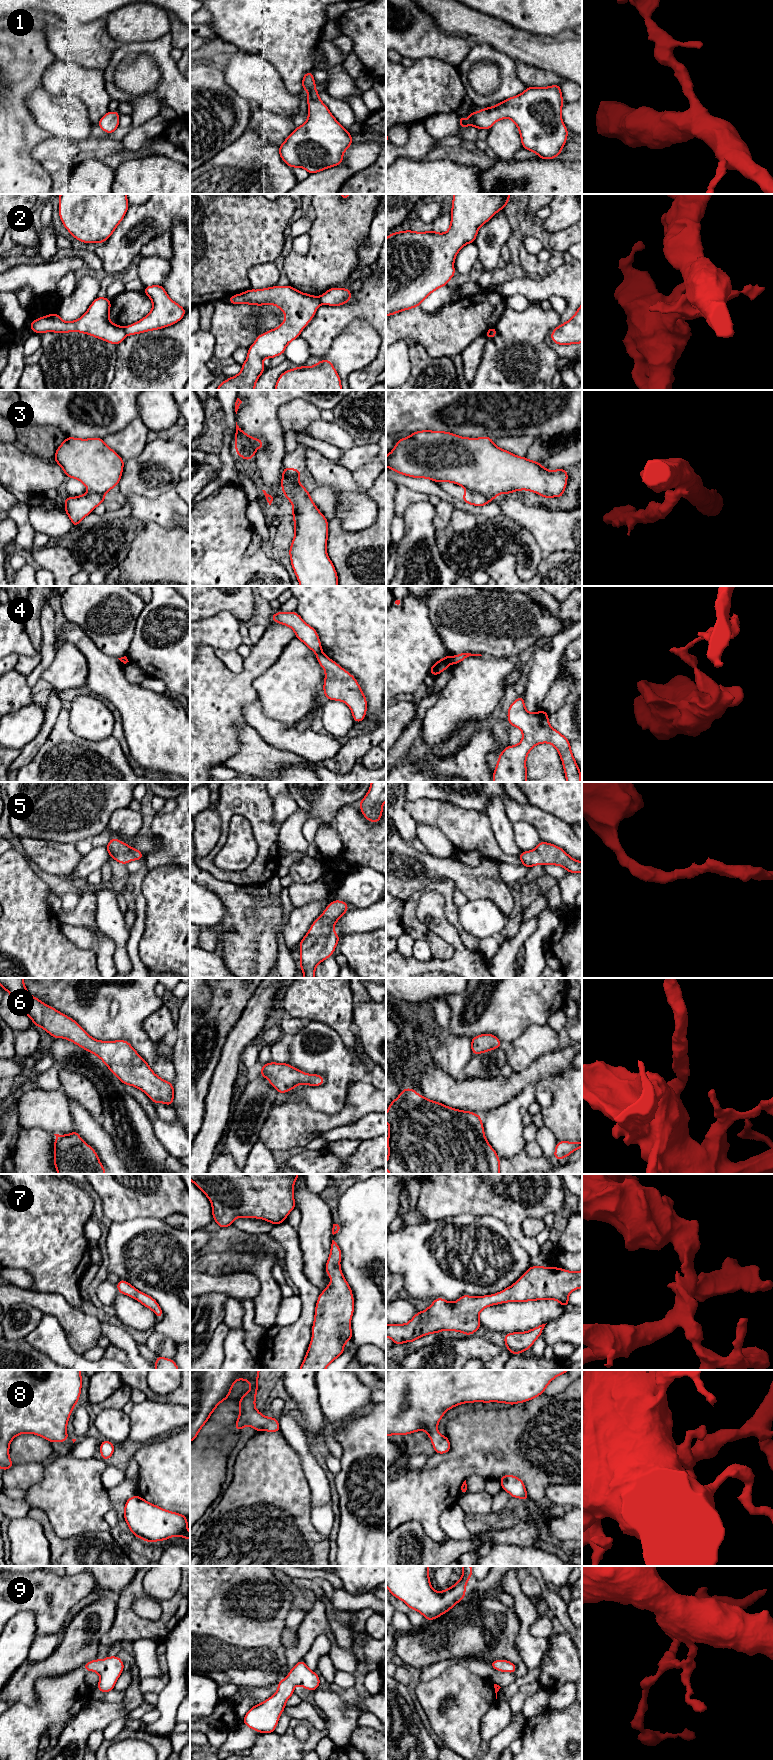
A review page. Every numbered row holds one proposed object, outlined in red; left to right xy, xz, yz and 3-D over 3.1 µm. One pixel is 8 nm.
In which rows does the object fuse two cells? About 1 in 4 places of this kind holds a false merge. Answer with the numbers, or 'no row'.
2, 3, 4

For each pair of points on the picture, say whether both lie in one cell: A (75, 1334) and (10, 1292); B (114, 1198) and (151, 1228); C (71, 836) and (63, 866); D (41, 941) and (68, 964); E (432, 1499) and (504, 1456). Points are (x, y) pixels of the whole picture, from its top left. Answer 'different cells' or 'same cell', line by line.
A: same cell
B: different cells
C: different cells
D: same cell
E: same cell

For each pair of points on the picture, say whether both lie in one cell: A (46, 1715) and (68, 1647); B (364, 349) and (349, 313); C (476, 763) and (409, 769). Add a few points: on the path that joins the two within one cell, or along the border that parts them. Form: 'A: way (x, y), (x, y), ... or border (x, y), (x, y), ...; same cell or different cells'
A: border (81, 1667), (59, 1675), (40, 1676), (36, 1682); different cells
B: border (374, 328), (362, 318), (356, 317), (335, 337); different cells
C: way (459, 768), (426, 768); same cell

